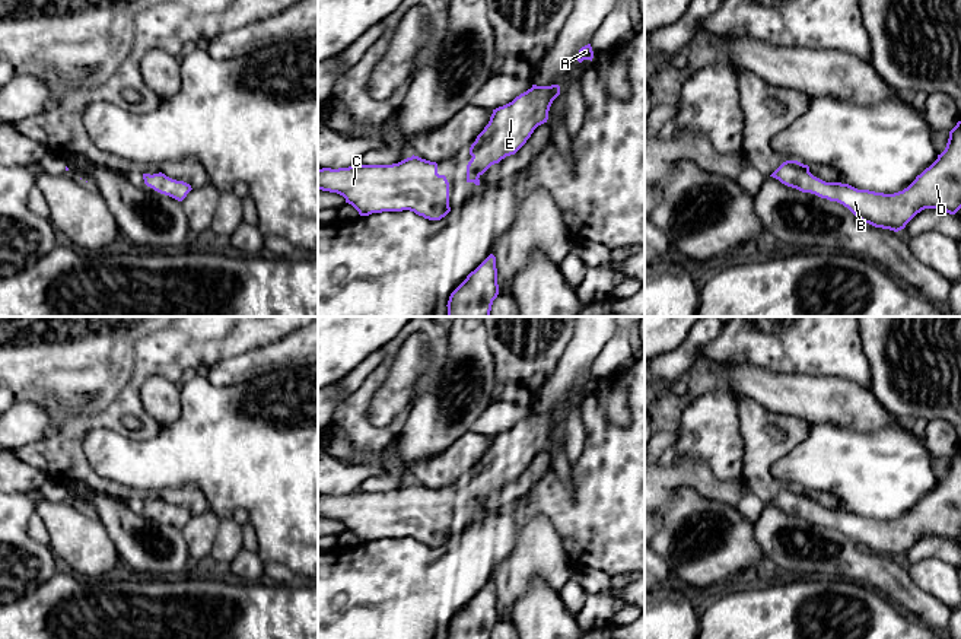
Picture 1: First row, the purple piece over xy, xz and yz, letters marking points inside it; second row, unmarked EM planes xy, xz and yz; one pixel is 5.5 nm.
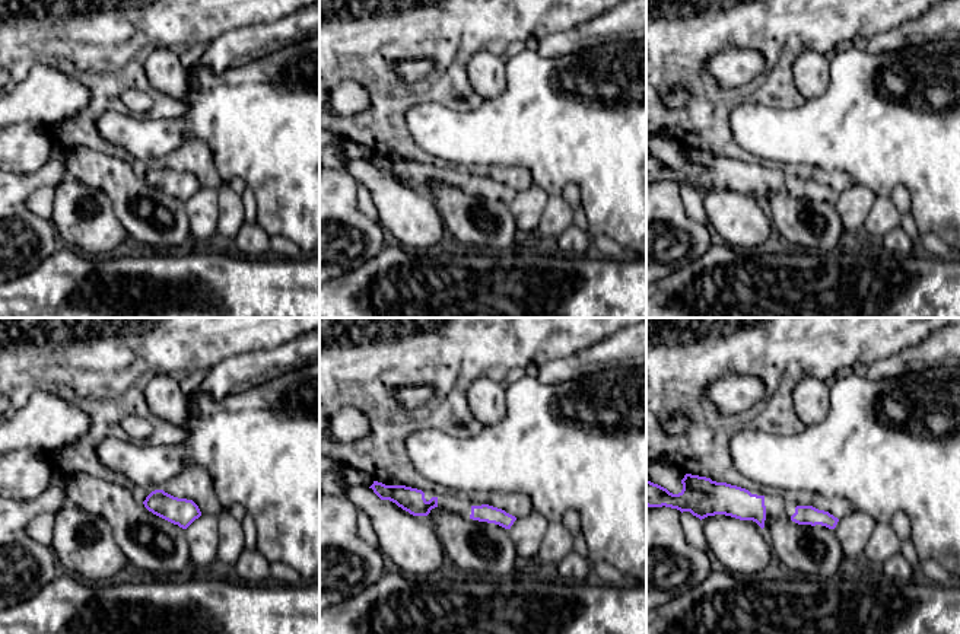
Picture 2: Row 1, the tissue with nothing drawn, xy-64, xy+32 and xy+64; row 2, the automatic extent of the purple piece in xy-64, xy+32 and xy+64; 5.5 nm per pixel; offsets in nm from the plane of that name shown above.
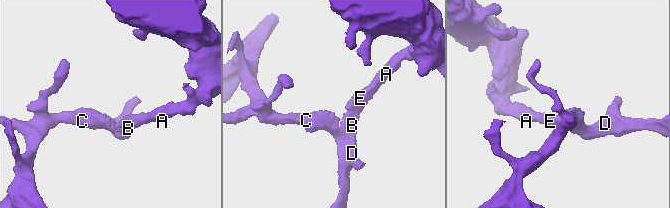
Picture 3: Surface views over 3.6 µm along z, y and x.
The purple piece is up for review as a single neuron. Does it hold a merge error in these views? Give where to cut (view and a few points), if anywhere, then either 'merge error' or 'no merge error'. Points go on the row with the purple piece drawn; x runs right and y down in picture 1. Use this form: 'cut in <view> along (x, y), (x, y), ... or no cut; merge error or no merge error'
no cut; no merge error

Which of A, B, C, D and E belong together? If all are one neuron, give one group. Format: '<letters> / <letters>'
A B C D E

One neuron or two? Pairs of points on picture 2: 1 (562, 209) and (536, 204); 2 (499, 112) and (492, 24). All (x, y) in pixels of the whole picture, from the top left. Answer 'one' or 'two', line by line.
1: two
2: two

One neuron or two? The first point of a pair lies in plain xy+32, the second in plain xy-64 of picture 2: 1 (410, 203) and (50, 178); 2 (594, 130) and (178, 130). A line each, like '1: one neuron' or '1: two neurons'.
1: two neurons
2: one neuron

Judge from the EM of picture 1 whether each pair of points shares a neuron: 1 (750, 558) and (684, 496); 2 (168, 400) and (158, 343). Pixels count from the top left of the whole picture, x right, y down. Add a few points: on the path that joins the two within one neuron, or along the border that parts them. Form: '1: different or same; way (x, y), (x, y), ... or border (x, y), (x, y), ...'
1: same; way (734, 537), (734, 524), (724, 512), (705, 509)
2: different; border (180, 380), (150, 375), (140, 387), (139, 400)

